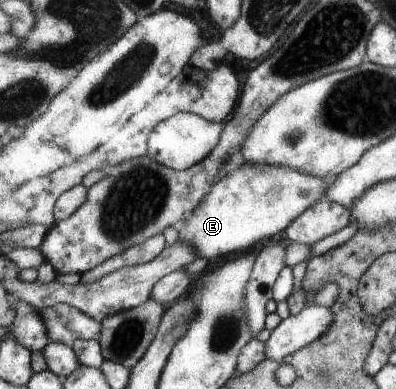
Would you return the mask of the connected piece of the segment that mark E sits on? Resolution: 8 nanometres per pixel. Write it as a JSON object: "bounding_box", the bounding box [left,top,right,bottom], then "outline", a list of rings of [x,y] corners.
{"bounding_box":[177,160,330,260],"outline":[[[236,160],[229,172],[218,178],[217,184],[210,189],[205,200],[198,204],[197,209],[177,224],[179,239],[191,245],[200,259],[212,260],[232,251],[246,252],[248,246],[254,248],[256,242],[272,238],[274,234],[286,230],[305,210],[324,199],[330,183],[330,178],[320,178],[282,165],[254,165]]]}

